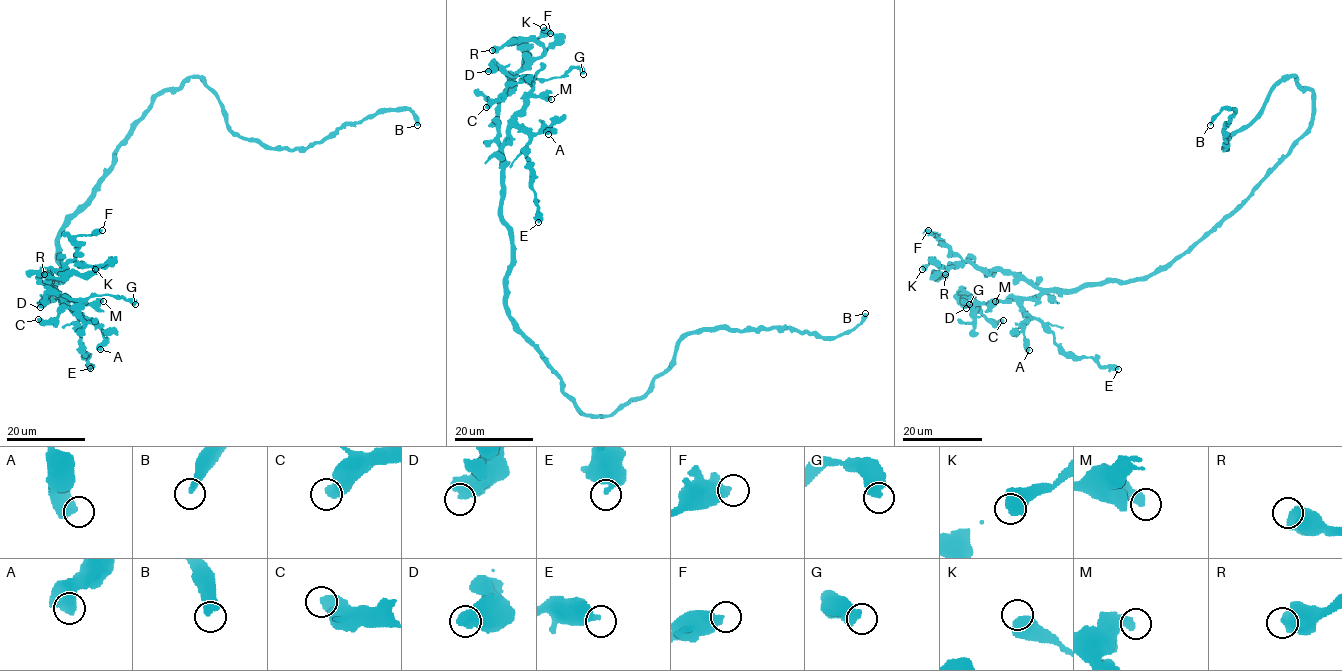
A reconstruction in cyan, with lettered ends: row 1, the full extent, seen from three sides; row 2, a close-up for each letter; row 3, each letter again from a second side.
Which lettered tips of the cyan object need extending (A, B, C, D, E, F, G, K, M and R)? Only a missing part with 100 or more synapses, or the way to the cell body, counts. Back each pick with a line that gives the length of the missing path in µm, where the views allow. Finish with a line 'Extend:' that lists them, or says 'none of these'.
B: 160 µm
Extend: B

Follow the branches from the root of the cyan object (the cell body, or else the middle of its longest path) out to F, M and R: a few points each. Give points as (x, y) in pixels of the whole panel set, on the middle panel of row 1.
F: (557, 374), (506, 305), (510, 238), (501, 209), (499, 139), (500, 96), (522, 65), (522, 43), (550, 33)
M: (557, 374), (509, 315), (510, 238), (501, 209), (507, 123), (528, 97), (551, 99)
R: (557, 374), (509, 315), (510, 238), (501, 209), (500, 96), (544, 49), (533, 41), (509, 41), (492, 50)

